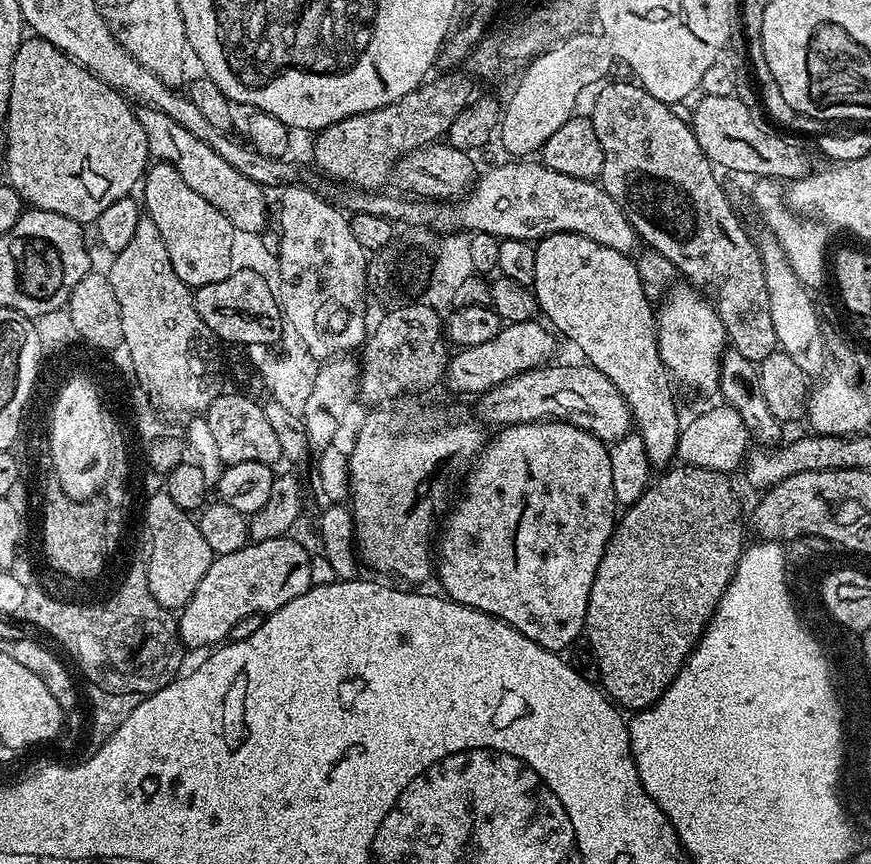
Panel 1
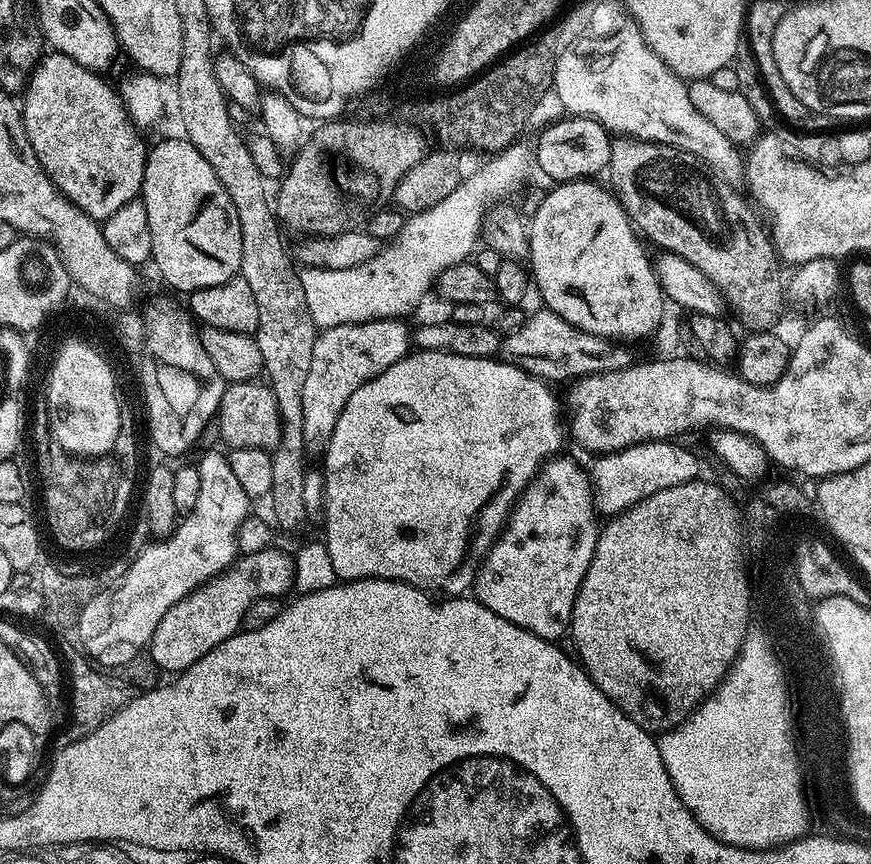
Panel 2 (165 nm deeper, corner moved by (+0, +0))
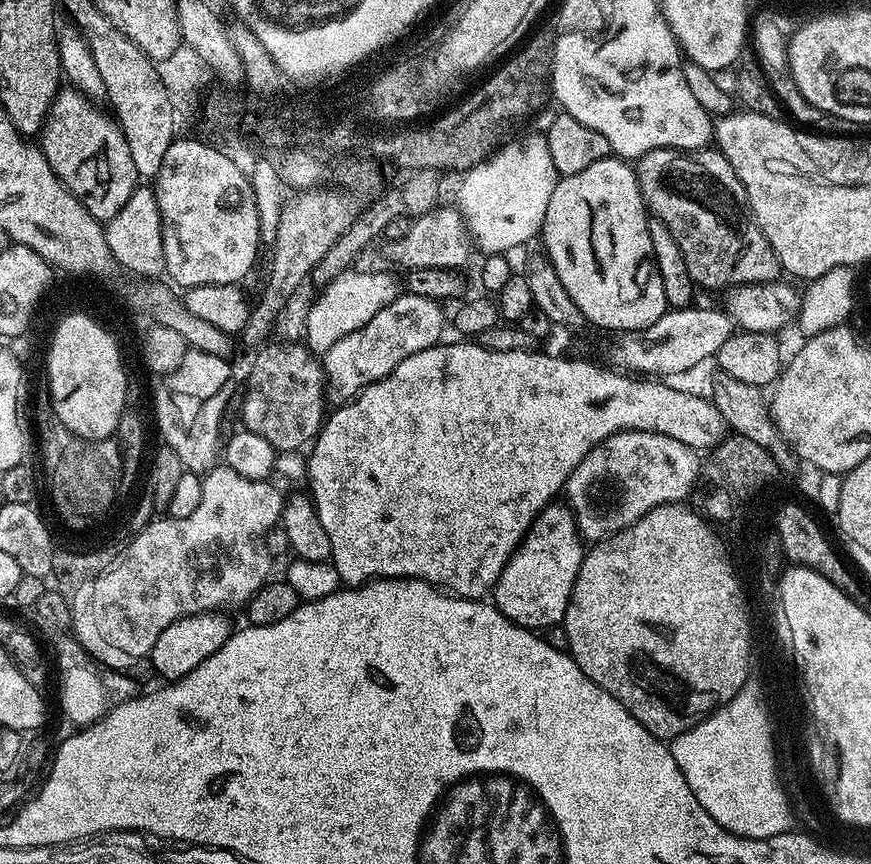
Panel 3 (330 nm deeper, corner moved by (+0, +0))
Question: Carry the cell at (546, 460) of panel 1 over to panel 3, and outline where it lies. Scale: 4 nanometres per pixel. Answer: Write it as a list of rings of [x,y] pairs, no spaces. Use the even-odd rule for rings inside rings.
[[[560,502],[549,504],[540,511],[498,578],[494,589],[497,610],[519,628],[544,630],[540,628],[563,625],[566,606],[574,590],[574,578],[578,578],[585,551],[586,544],[572,509]]]

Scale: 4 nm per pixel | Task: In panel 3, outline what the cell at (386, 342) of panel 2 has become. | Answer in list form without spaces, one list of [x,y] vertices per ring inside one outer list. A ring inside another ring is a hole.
[[[411,294],[397,295],[394,302],[390,302],[366,326],[354,330],[354,334],[348,334],[346,338],[340,338],[330,350],[323,353],[322,363],[324,373],[330,387],[331,395],[344,396],[340,398],[355,397],[357,392],[361,392],[365,384],[373,384],[398,362],[410,358],[410,354],[418,354],[418,350],[433,348],[441,343],[446,328],[446,312],[442,309],[441,301],[431,300],[426,296],[413,296]]]

